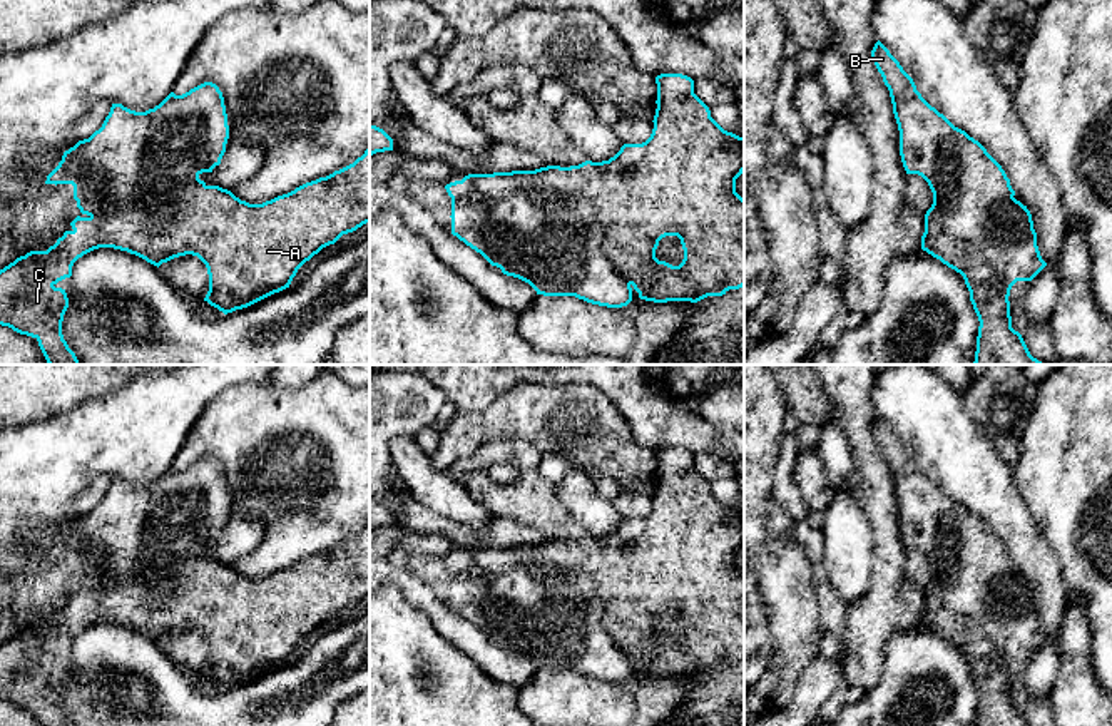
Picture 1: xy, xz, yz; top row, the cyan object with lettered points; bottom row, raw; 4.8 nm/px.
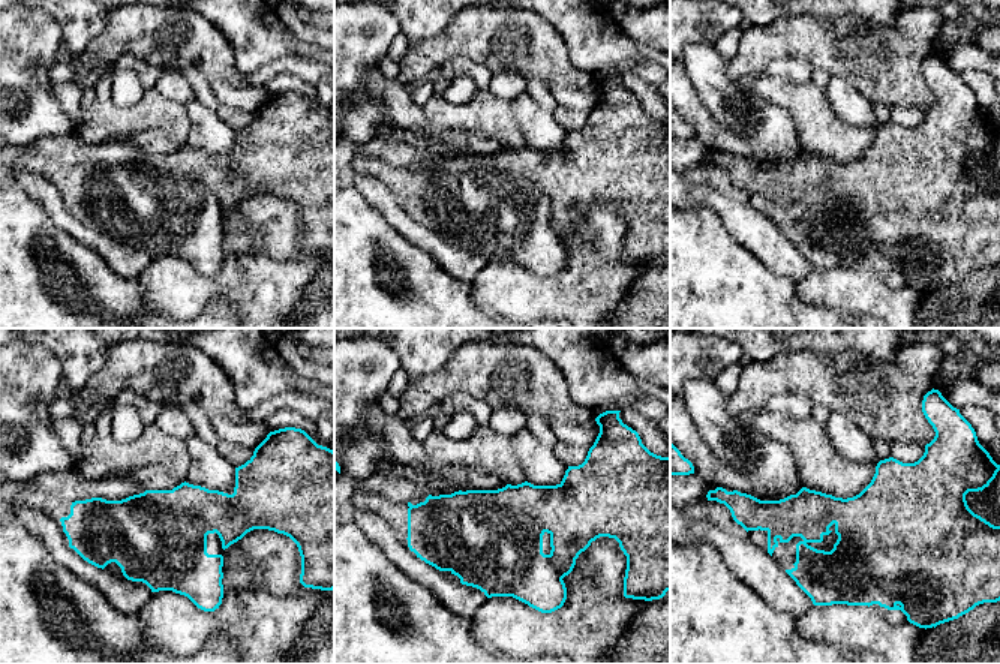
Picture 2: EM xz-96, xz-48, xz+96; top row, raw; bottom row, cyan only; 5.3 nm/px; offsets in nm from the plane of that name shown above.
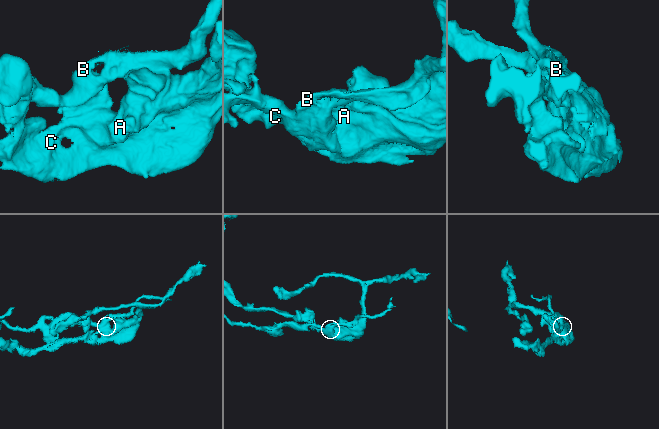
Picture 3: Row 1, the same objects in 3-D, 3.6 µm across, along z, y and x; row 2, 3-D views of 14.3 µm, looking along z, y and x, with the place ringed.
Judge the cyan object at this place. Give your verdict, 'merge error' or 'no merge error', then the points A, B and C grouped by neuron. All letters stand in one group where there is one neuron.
merge error; groups A C / B

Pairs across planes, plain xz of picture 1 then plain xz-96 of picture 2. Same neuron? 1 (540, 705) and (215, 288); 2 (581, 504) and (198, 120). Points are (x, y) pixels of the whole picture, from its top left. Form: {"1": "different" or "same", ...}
{"1": "same", "2": "same"}

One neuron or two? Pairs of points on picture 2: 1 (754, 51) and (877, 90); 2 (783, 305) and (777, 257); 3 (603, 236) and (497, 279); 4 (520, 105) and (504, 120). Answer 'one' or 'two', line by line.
1: one
2: two
3: one
4: two

